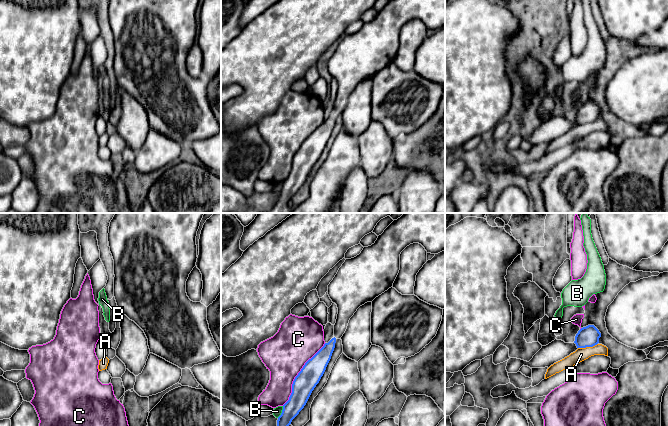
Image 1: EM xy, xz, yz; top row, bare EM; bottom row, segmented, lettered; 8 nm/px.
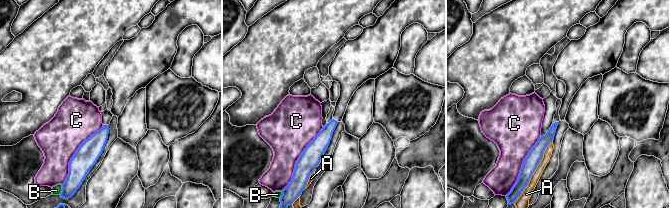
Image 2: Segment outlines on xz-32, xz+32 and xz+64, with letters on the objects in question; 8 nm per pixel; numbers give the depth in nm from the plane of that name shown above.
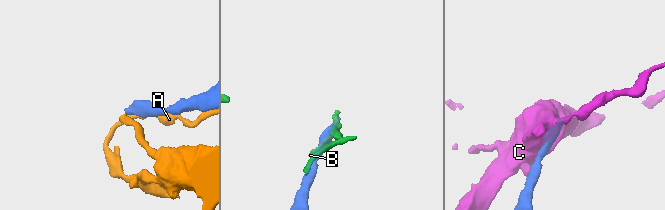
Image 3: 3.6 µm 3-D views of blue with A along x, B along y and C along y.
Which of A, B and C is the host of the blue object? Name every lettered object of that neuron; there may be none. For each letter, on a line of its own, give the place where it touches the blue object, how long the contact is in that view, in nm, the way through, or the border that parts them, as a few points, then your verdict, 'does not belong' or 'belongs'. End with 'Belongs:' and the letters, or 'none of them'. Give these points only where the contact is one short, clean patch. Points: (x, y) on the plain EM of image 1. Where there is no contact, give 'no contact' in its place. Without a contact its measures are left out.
A: meets blue in yz at (587, 122); contact 170 nm long; does not belong
B: meets blue in xz at (282, 188); contact 110 nm long; border along xz (283, 182), (282, 188), (277, 193); does not belong
C: meets blue in xz at (298, 150); contact 600 nm long; does not belong
Belongs: none of them

